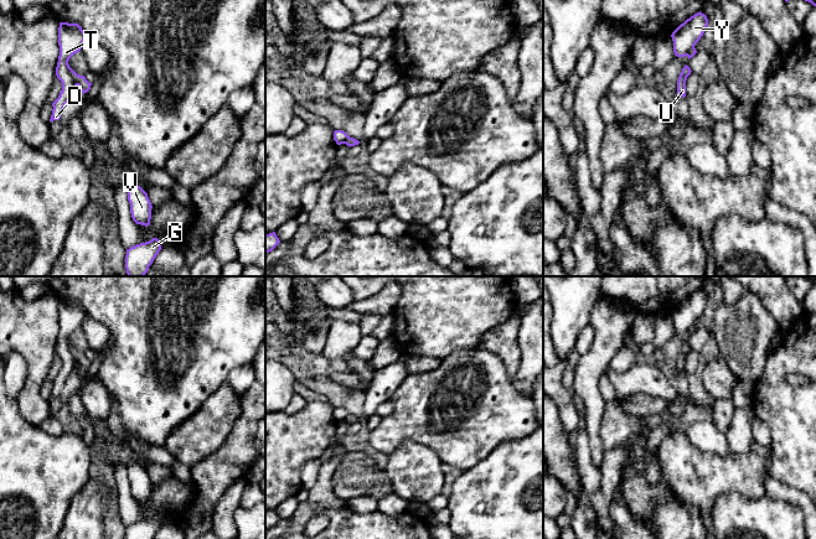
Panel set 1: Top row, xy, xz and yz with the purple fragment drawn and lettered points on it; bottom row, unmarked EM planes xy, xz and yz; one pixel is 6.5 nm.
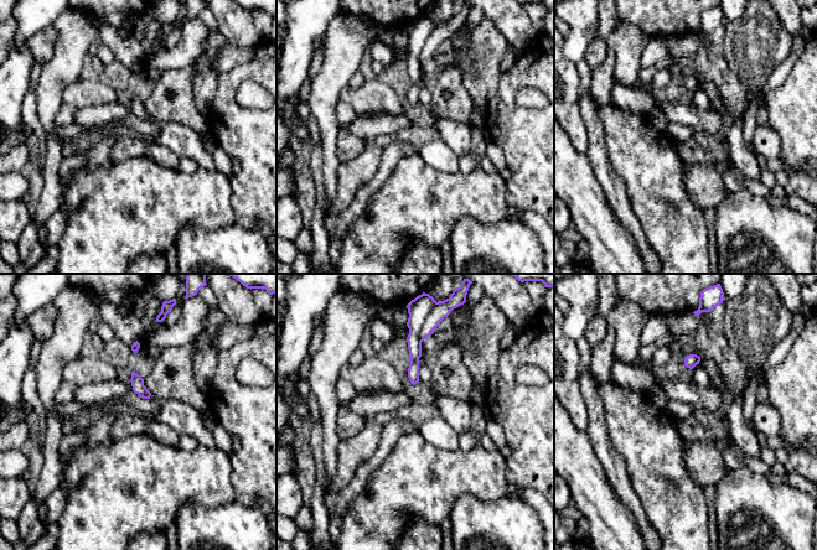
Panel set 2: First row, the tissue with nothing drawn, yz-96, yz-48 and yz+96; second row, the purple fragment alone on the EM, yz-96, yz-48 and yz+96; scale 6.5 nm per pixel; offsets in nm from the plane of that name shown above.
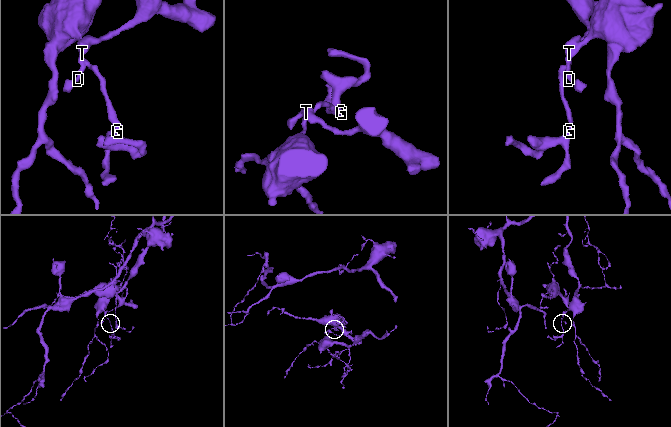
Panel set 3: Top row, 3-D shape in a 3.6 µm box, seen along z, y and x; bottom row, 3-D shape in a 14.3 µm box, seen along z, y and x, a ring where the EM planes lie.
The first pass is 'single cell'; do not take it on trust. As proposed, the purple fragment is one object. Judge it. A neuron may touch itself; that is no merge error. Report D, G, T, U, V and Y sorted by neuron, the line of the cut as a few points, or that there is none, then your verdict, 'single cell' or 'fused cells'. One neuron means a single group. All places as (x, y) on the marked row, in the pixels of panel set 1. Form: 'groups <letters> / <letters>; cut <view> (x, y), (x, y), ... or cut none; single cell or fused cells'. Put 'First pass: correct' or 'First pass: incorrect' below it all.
groups D T U Y / G V; cut xy (68, 67), (70, 74), (77, 84); fused cells
First pass: incorrect

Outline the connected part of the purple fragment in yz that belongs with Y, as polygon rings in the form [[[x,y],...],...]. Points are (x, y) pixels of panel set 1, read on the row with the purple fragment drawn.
[[[701,11],[681,24],[671,35],[675,56],[688,56],[690,51],[703,36],[707,26],[708,19]]]

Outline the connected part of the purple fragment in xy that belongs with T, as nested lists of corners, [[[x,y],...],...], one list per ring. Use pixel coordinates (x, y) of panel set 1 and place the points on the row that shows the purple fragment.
[[[60,22],[60,56],[56,76],[62,83],[62,90],[58,98],[52,103],[53,109],[50,121],[60,120],[66,104],[76,92],[77,83],[71,76],[68,61],[74,53],[81,51],[86,38],[86,33],[78,24]]]

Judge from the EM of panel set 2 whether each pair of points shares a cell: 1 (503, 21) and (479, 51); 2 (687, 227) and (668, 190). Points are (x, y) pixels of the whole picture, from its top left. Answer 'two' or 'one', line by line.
1: two
2: one

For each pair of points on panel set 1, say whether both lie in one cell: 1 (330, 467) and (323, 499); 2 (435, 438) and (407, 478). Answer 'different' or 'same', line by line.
1: same
2: different

